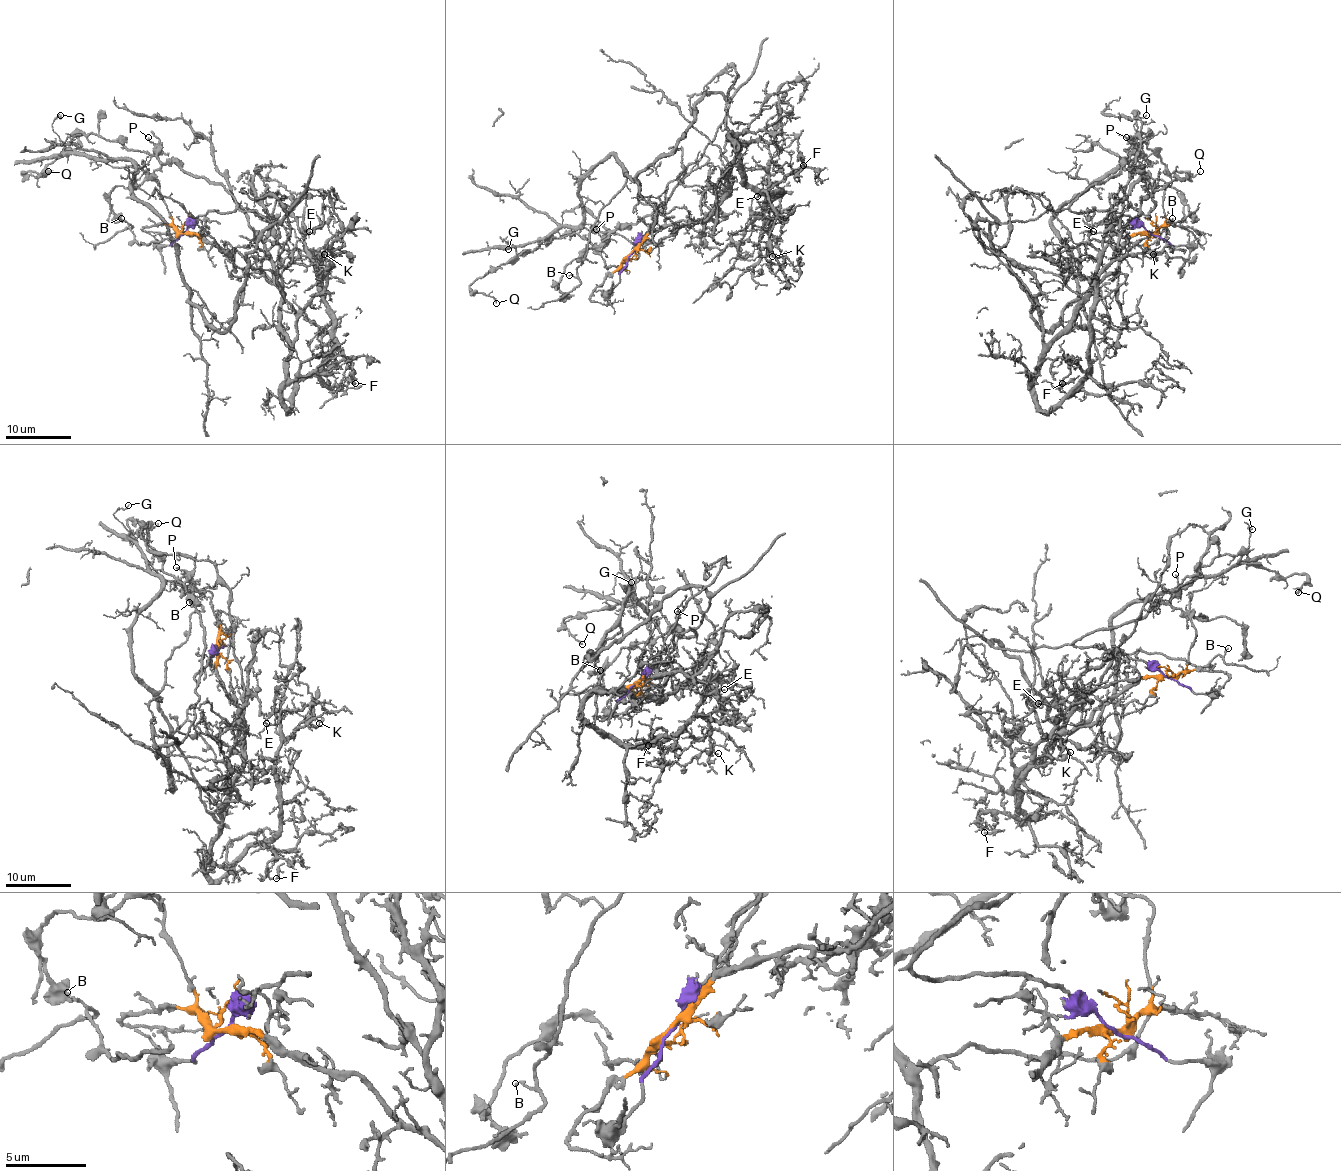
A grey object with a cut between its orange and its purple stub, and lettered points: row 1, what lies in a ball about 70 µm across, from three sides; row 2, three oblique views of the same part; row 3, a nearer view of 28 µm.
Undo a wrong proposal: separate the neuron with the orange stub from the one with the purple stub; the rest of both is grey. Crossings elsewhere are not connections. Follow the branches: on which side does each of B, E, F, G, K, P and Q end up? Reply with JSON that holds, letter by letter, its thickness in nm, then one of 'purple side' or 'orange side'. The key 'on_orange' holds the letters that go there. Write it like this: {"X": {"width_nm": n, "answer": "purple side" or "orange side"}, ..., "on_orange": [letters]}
{"B": {"width_nm": 140, "answer": "purple side"}, "E": {"width_nm": 80, "answer": "orange side"}, "F": {"width_nm": 200, "answer": "orange side"}, "G": {"width_nm": 110, "answer": "purple side"}, "K": {"width_nm": 120, "answer": "orange side"}, "P": {"width_nm": 180, "answer": "purple side"}, "Q": {"width_nm": 130, "answer": "purple side"}, "on_orange": ["E", "F", "K"]}

